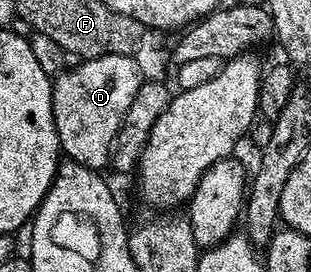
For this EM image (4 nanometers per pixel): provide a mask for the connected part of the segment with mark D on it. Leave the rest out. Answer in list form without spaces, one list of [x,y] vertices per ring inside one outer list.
[[[101,55],[80,61],[79,66],[61,72],[52,83],[54,126],[57,130],[60,151],[70,160],[101,170],[110,161],[111,146],[123,124],[125,112],[133,102],[137,90],[144,84],[142,68],[136,60],[125,55]]]

